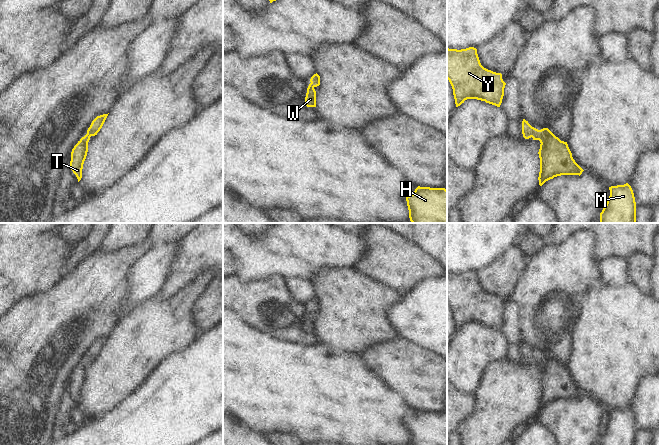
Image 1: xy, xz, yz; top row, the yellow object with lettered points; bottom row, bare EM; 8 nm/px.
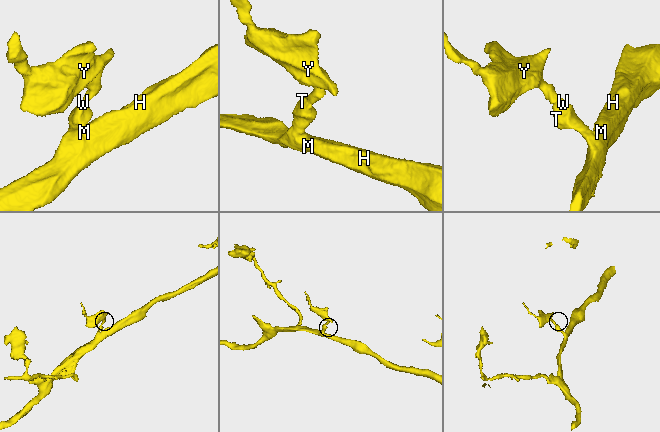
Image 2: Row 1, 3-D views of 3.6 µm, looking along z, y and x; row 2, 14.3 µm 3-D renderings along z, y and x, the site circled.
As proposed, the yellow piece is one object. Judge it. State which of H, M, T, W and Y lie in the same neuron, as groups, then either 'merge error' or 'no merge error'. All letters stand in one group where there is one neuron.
groups H M T W Y; no merge error

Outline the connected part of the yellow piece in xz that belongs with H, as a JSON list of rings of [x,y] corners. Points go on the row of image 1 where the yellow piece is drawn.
[[[418,186],[406,197],[412,223],[447,223],[447,190]]]

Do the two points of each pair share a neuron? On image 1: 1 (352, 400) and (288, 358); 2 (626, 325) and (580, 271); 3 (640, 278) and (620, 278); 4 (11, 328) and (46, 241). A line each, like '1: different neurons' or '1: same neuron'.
1: same neuron
2: different neurons
3: different neurons
4: different neurons

